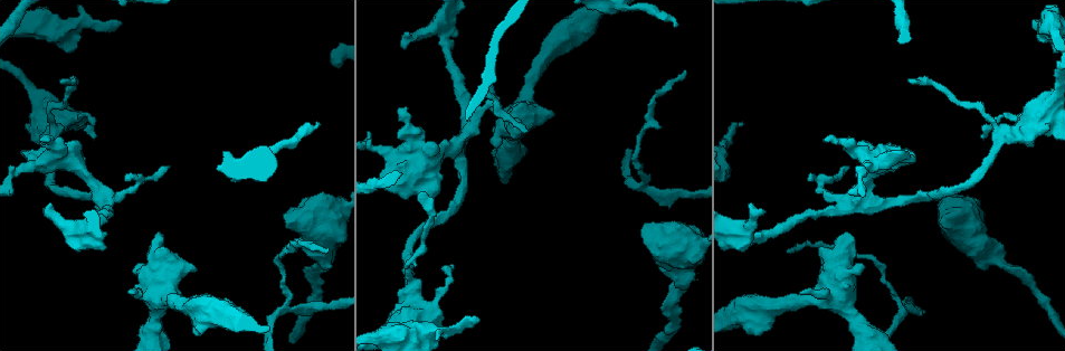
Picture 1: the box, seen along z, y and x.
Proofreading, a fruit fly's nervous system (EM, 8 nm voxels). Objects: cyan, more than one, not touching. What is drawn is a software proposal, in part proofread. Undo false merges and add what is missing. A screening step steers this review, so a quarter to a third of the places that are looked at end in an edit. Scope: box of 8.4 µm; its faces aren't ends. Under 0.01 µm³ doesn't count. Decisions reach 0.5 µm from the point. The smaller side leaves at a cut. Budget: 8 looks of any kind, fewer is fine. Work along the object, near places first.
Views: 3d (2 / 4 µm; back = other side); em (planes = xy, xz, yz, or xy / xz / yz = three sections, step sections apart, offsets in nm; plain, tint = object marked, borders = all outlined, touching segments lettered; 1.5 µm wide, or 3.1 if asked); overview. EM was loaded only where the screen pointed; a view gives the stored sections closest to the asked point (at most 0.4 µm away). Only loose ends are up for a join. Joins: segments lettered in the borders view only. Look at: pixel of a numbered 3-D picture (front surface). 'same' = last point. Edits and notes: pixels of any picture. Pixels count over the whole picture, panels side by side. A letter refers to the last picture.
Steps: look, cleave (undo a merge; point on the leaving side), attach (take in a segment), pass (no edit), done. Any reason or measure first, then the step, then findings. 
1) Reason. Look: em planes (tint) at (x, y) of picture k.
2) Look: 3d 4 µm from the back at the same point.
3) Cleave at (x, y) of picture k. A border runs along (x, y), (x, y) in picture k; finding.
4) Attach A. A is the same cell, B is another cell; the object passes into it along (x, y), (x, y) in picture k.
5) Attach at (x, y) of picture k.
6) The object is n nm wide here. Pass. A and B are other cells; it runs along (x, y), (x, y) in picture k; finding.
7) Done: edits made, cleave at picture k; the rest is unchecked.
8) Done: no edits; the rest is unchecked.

Free end. Look: 3d 4 µm at (477, 318) of picture 1.

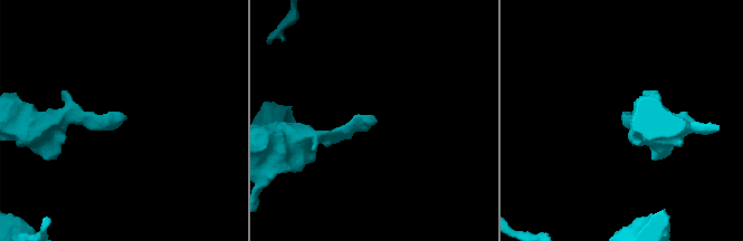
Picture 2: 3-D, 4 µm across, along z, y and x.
Look: em xy step 4 (tint) at (372, 117) of picture 2.

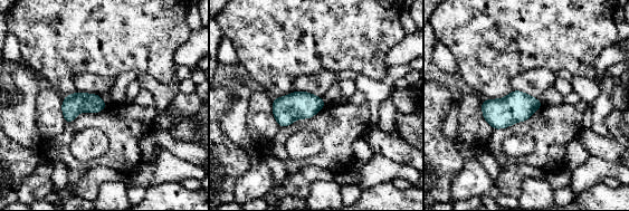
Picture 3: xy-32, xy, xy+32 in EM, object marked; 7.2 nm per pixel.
Cut it another way. Look: em planes (borders) at the same point.

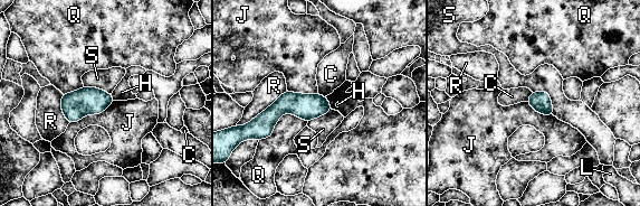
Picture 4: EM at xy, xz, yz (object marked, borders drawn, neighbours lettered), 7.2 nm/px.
Pass. C, H, J, L, Q, R and S are other cells; no lettered segment goes on from it.

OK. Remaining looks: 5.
Branch stops here. Look: 3d 4 µm at (393, 313) of picture 1.

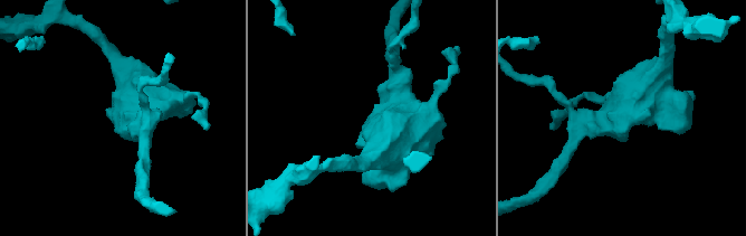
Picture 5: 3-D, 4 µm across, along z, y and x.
Look: em planes (borders) at (116, 132) of picture 5.

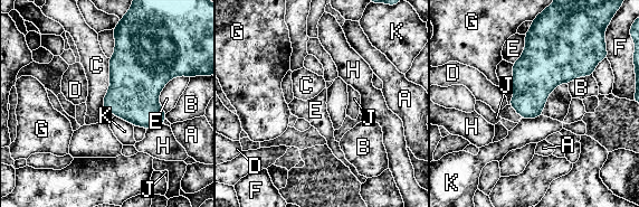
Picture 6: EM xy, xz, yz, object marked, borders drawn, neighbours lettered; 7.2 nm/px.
The object is 260 nm wide here; the longest contact is with C, 360 nm. Pass. A, B, C, D, E, F, G, H, J and K are other cells; no lettered segment goes on from it.

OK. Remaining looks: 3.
Thick end. Look: em xz step 4 (tint) at (159, 233) of picture 1.

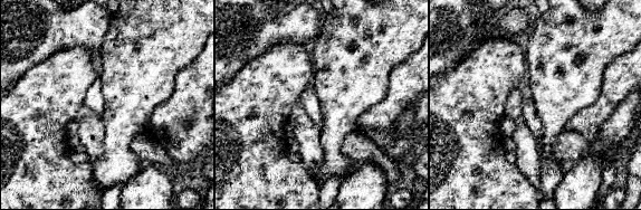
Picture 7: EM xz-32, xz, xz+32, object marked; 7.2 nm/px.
Cut it another way. Look: em planes (borders) at the same point.

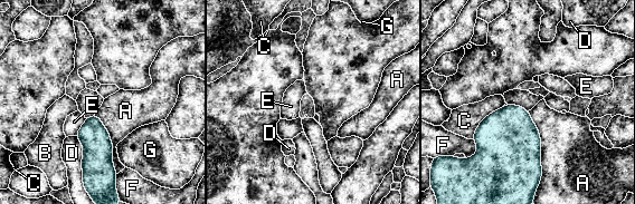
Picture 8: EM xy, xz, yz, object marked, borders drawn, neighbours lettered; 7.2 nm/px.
Pass. A, B, C, D, E, F and G are other cells; a border runs along (86, 118), (76, 135) in picture 8; none of them fits.

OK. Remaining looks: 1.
Done: no edits; the rest is unchecked.

